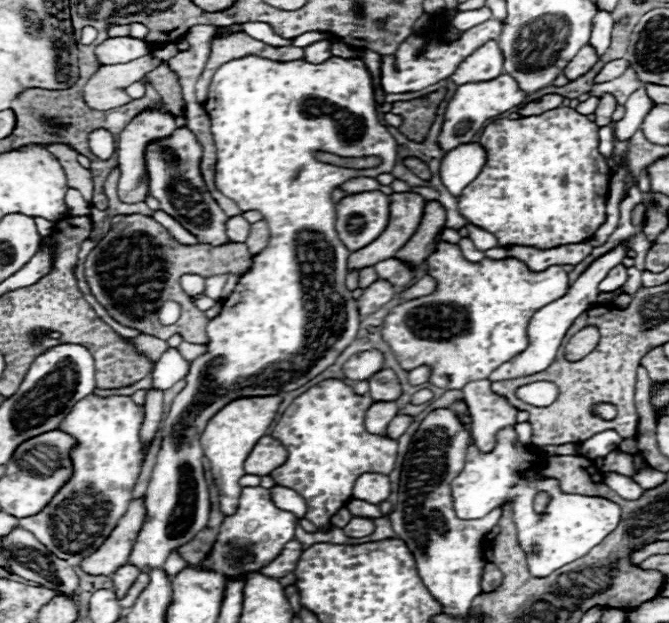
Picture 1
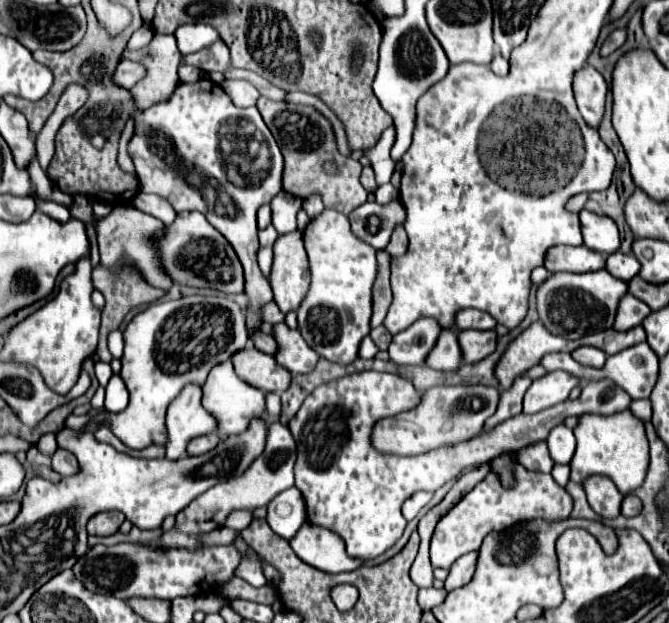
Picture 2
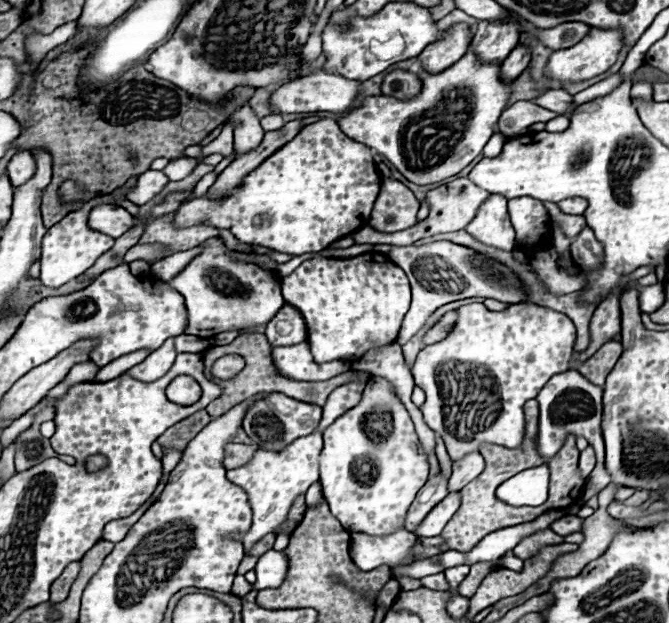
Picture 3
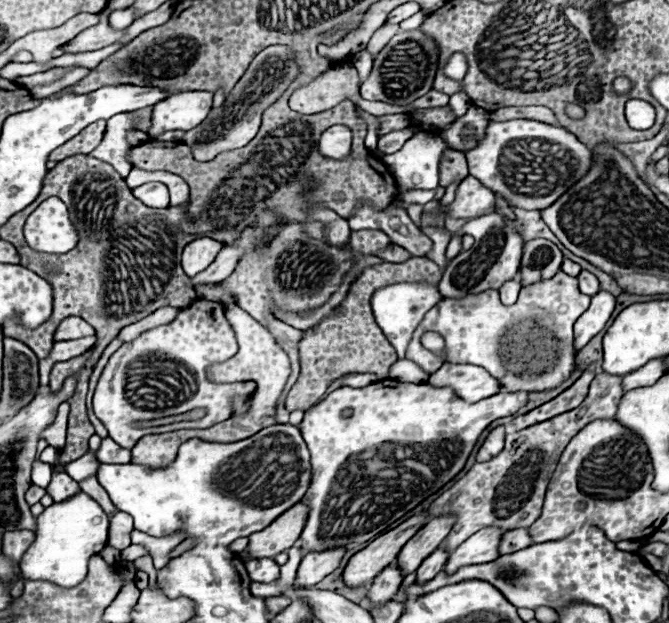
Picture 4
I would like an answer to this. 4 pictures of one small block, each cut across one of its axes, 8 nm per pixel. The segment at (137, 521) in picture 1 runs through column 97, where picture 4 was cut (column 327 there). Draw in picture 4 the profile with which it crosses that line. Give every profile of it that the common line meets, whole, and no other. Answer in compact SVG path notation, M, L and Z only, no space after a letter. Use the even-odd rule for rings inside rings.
M334 548L332 552L308 552L296 572L294 588L312 588L324 576L334 572L344 556L344 548Z

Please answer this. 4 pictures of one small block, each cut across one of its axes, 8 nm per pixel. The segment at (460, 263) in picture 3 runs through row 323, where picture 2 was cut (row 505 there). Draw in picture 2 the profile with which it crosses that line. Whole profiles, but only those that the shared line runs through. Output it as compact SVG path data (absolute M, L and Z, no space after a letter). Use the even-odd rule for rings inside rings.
M416 492L416 494L412 494L406 502L404 502L404 506L402 506L402 514L404 514L404 518L406 520L412 520L412 518L416 518L416 514L432 500L432 492Z

